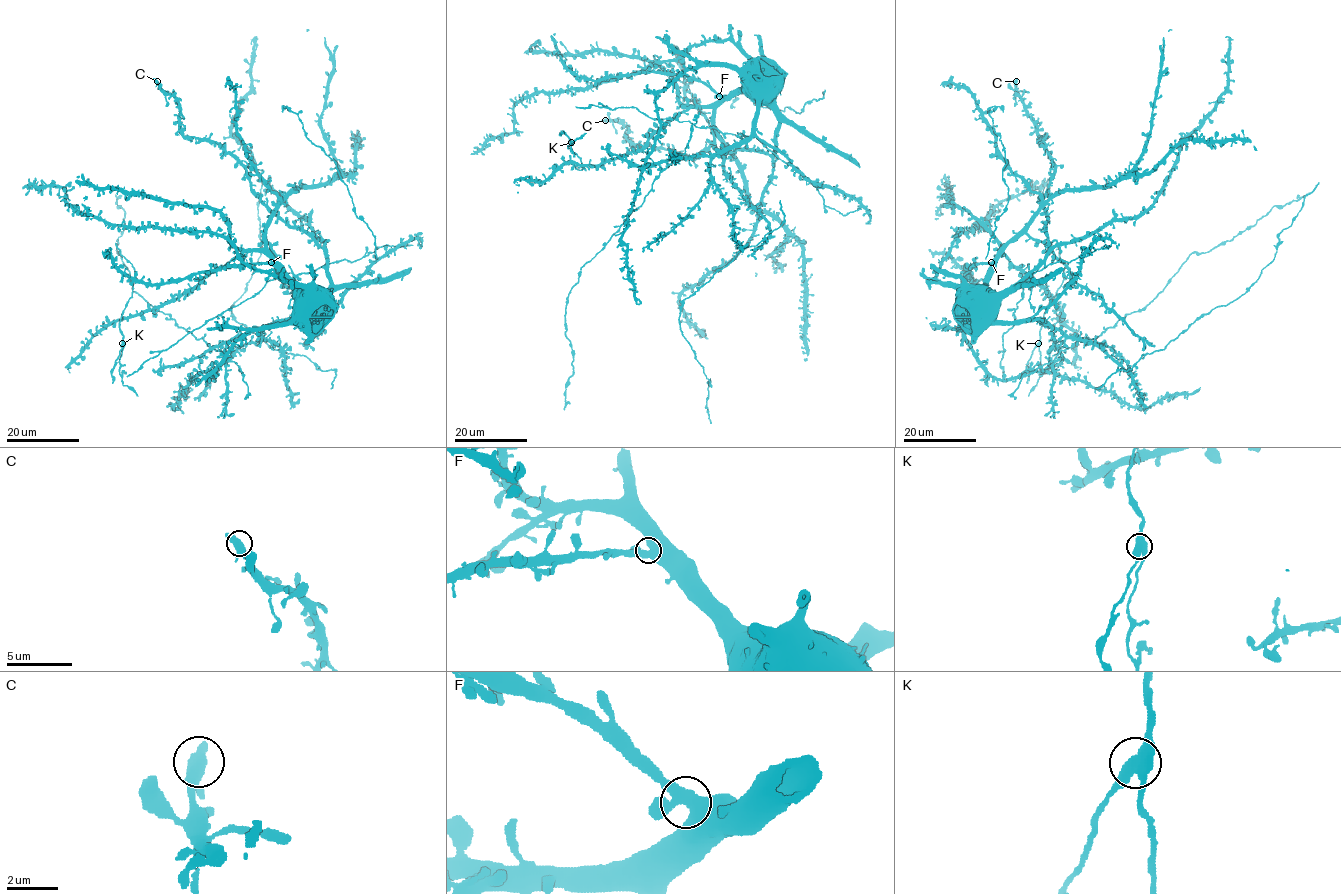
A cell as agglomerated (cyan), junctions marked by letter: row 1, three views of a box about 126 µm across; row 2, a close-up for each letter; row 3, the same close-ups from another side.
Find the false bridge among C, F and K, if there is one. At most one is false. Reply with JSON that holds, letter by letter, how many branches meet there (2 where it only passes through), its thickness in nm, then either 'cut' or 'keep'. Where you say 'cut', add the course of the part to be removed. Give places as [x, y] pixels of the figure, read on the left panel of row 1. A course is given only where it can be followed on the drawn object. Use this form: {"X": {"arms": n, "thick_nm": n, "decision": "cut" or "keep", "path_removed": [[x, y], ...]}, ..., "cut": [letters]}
{"C": {"arms": 3, "thick_nm": 400, "decision": "keep"}, "F": {"arms": 3, "thick_nm": 480, "decision": "keep"}, "K": {"arms": 3, "thick_nm": 440, "decision": "cut"}, "cut": ["K"]}

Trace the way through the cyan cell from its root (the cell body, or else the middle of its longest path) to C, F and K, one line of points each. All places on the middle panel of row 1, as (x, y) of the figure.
C: (765, 58), (715, 109), (721, 149), (688, 159), (633, 145), (625, 127), (605, 120)
F: (765, 58), (753, 63), (750, 75), (741, 87), (725, 97), (719, 96)
K: (765, 58), (753, 63), (742, 88), (711, 107), (682, 111), (622, 157), (580, 165), (570, 159), (570, 142)

